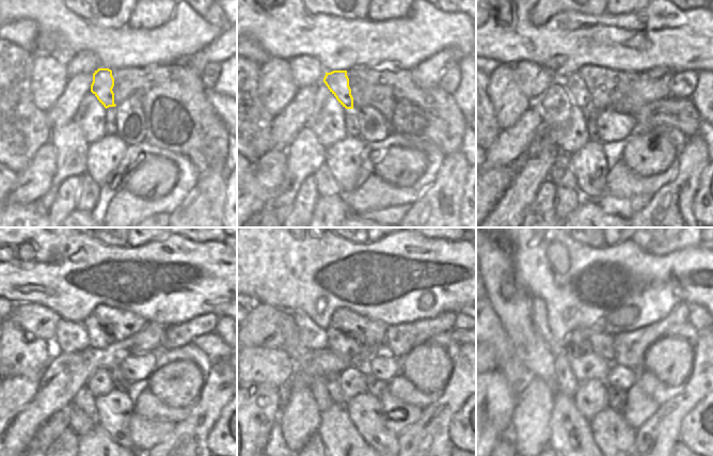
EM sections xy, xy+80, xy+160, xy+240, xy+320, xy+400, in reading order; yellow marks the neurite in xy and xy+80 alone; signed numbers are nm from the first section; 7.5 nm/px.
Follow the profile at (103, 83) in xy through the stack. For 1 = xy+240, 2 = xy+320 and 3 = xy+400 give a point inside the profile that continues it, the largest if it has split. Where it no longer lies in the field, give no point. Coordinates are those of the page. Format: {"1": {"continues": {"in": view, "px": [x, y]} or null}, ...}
{"1": {"continues": {"in": "xy+240", "px": [99, 335]}}, "2": {"continues": {"in": "xy+320", "px": [342, 343]}}, "3": {"continues": {"in": "xy+400", "px": [587, 366]}}}

